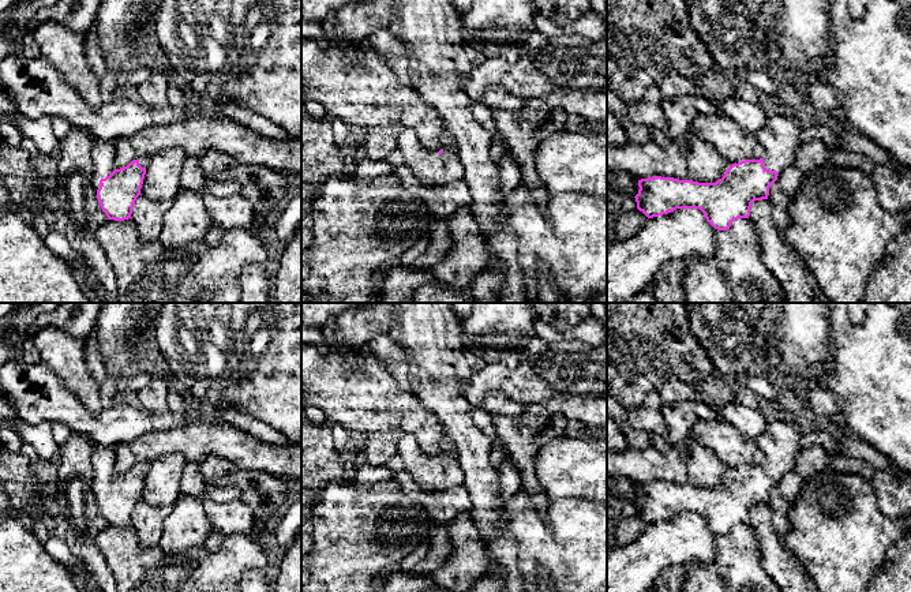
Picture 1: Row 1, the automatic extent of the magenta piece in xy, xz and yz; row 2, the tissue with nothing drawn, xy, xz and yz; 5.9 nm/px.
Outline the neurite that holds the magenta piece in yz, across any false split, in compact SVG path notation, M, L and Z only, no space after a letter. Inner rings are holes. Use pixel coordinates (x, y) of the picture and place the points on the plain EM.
M791 417L768 421L756 439L765 452L762 464L732 469L716 488L661 482L641 484L634 502L637 514L648 524L676 514L700 514L715 535L727 536L734 525L750 521L754 506L768 505L777 482L794 471L805 432L806 428Z

